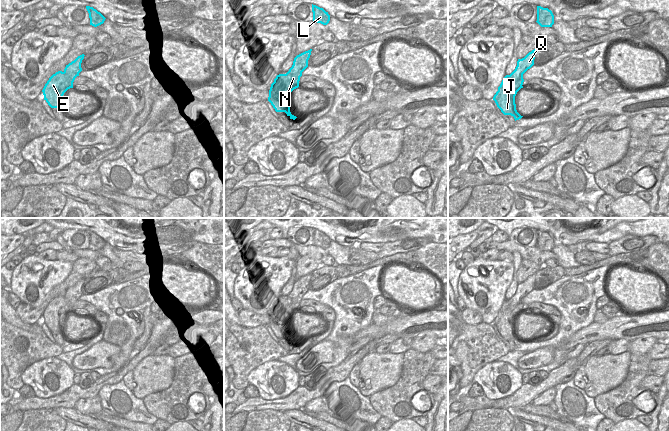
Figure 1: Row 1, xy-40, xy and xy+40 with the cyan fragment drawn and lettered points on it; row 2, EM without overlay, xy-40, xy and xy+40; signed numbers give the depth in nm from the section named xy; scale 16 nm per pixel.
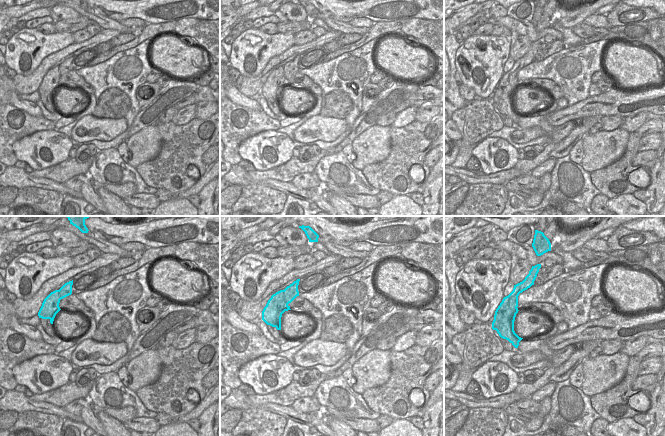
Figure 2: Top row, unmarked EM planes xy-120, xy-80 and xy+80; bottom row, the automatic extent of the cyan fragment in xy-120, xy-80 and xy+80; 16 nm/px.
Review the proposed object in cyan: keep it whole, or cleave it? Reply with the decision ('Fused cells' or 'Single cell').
Fused cells

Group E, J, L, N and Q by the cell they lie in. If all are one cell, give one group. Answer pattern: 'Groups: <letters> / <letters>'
Groups: E J / L N Q

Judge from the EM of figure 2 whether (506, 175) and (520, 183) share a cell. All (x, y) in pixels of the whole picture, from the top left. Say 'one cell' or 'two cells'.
two cells

